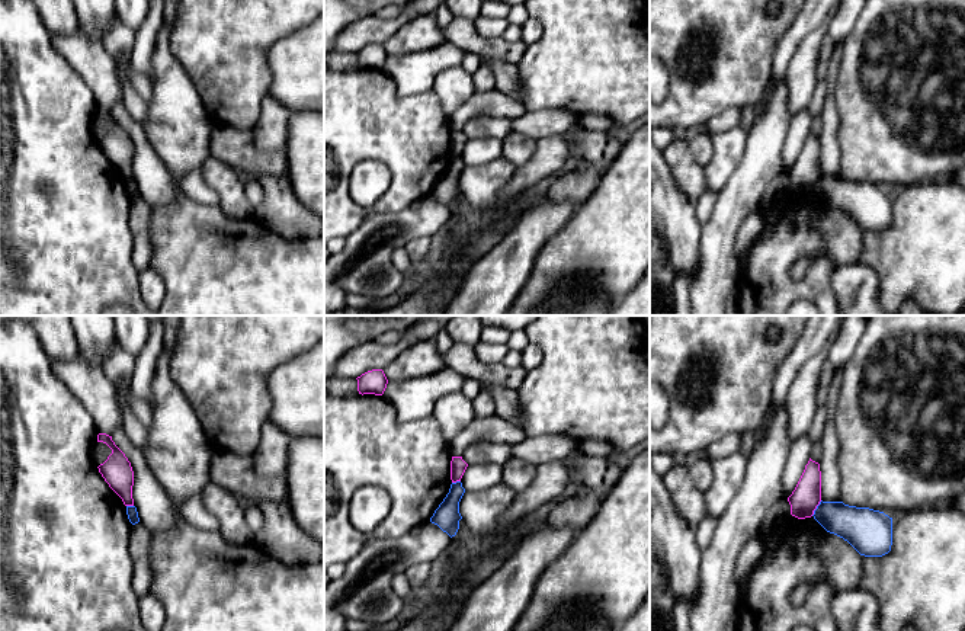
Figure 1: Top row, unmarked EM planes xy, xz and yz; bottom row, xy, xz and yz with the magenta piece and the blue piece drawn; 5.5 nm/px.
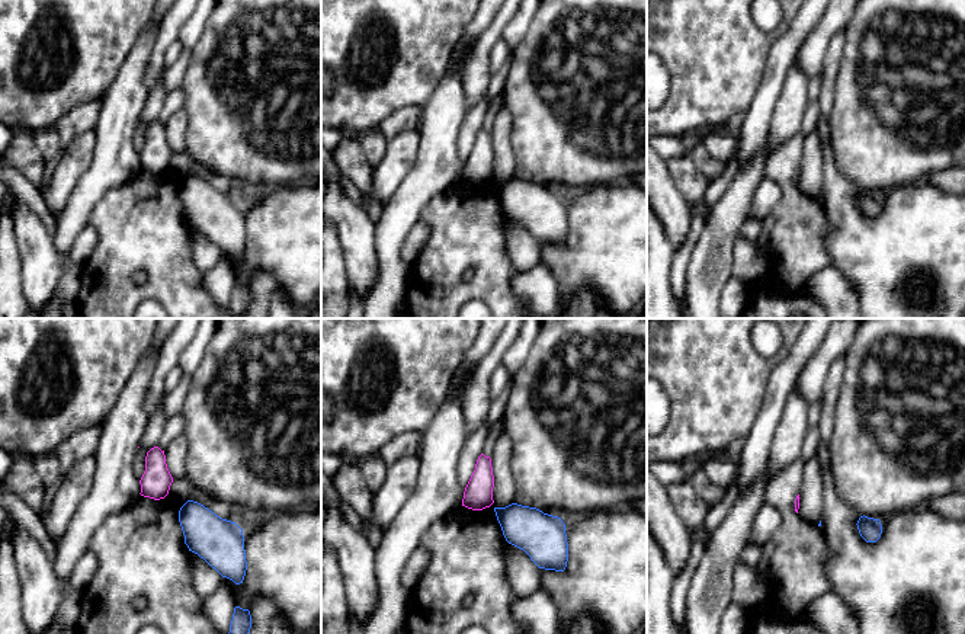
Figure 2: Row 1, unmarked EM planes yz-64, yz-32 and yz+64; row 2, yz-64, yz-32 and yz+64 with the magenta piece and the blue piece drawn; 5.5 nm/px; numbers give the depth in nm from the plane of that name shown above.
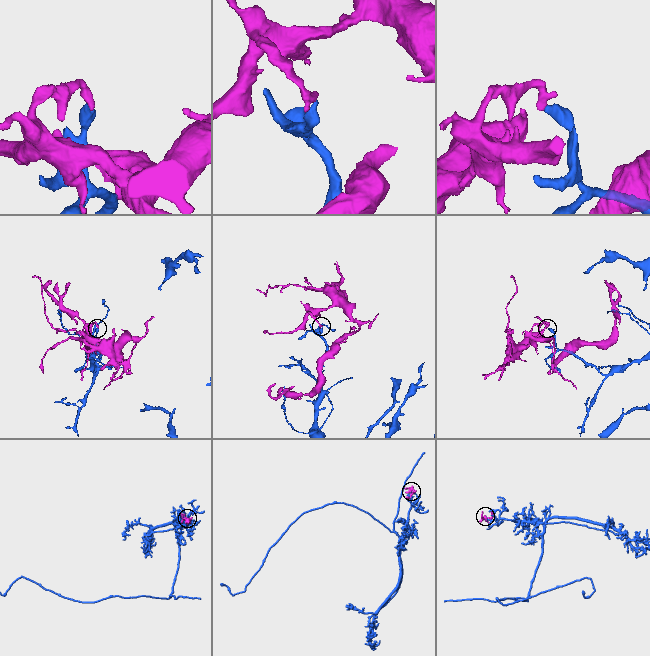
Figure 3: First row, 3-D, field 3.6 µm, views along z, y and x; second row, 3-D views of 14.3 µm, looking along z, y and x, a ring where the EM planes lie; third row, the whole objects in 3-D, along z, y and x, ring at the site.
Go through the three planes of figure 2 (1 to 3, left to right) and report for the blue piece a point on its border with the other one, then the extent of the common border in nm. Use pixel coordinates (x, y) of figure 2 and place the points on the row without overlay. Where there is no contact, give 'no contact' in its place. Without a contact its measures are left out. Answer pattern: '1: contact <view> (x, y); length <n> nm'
1: no contact
2: no contact
3: no contact

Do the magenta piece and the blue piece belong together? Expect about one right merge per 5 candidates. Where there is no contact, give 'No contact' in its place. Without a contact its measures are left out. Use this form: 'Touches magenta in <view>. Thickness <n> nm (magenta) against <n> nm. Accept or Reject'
Touches magenta in yz. Thickness 160 nm (magenta) against 200 nm. Reject

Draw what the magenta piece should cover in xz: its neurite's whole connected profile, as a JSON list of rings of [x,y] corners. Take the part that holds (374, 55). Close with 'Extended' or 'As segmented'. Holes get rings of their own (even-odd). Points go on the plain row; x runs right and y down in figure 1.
[[[382,44],[368,45],[360,51],[358,51],[356,54],[358,54],[358,65],[362,70],[363,68],[382,70],[388,58],[388,54]]]. As segmented

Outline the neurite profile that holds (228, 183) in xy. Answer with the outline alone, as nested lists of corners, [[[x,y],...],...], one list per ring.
[[[212,156],[205,160],[201,170],[206,185],[219,195],[219,208],[227,217],[234,220],[254,217],[246,196],[246,180],[237,170]]]

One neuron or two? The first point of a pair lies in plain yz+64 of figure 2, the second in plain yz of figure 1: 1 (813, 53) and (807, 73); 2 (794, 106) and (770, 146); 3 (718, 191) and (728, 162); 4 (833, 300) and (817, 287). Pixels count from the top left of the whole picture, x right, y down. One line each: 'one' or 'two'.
1: two
2: two
3: two
4: two

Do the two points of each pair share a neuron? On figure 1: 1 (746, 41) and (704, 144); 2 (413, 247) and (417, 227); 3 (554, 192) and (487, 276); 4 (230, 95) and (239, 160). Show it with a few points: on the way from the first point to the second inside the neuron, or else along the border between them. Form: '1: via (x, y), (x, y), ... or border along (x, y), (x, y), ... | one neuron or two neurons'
1: border along (704, 127), (688, 135) | two neurons
2: border along (436, 240), (414, 237), (403, 247) | two neurons
3: border along (545, 195), (554, 201), (570, 201), (576, 207) | two neurons
4: border along (215, 122), (250, 130) | two neurons

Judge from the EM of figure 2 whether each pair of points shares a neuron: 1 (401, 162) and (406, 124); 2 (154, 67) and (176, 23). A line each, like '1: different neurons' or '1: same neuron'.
1: different neurons
2: same neuron

